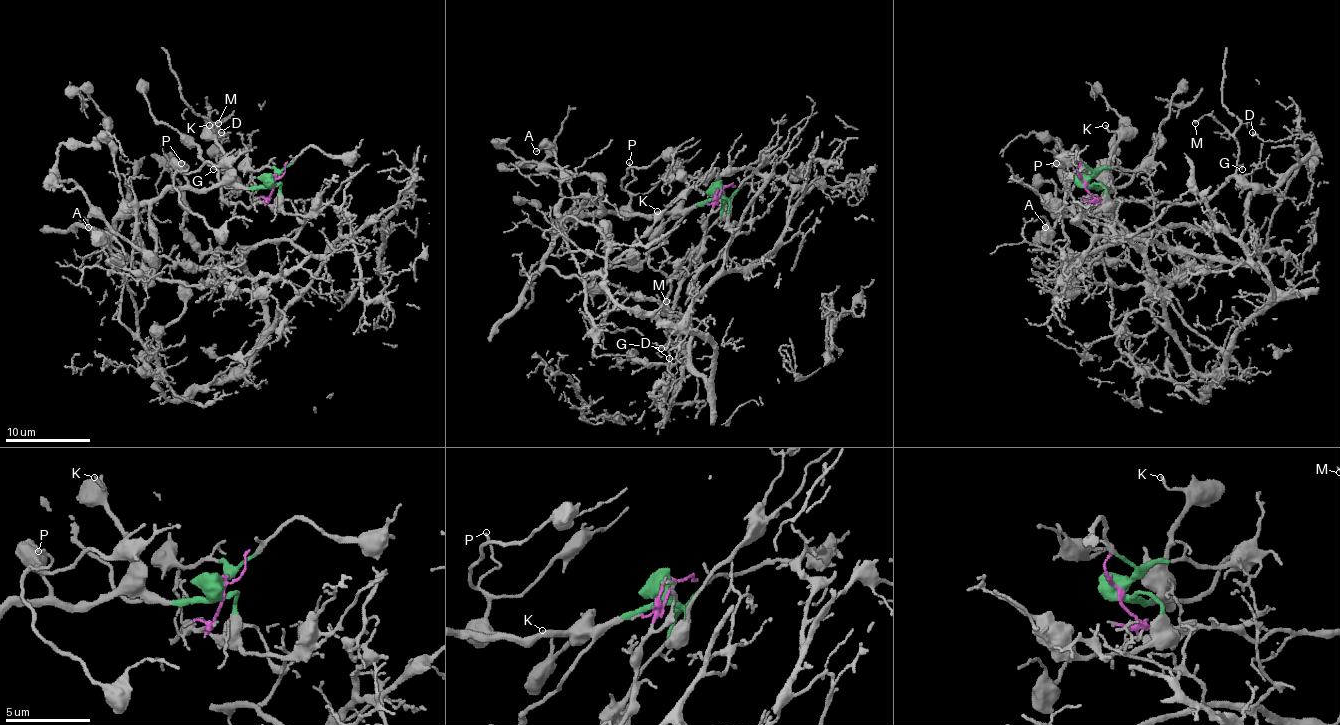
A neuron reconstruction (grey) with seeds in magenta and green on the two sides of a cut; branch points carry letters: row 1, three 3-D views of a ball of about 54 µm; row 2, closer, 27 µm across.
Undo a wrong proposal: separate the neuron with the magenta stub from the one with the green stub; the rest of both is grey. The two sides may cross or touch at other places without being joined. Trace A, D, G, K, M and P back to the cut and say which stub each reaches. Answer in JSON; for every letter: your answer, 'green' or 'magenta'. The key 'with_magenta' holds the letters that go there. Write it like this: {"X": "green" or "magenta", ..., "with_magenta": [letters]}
{"A": "green", "D": "magenta", "G": "magenta", "K": "green", "M": "magenta", "P": "green", "with_magenta": ["D", "G", "M"]}

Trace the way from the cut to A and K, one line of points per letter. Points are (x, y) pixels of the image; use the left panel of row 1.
A: (273, 180), (264, 187), (166, 189), (157, 197), (132, 204), (115, 221), (113, 236), (125, 259), (87, 227)
K: (273, 180), (264, 187), (241, 187), (209, 125)

